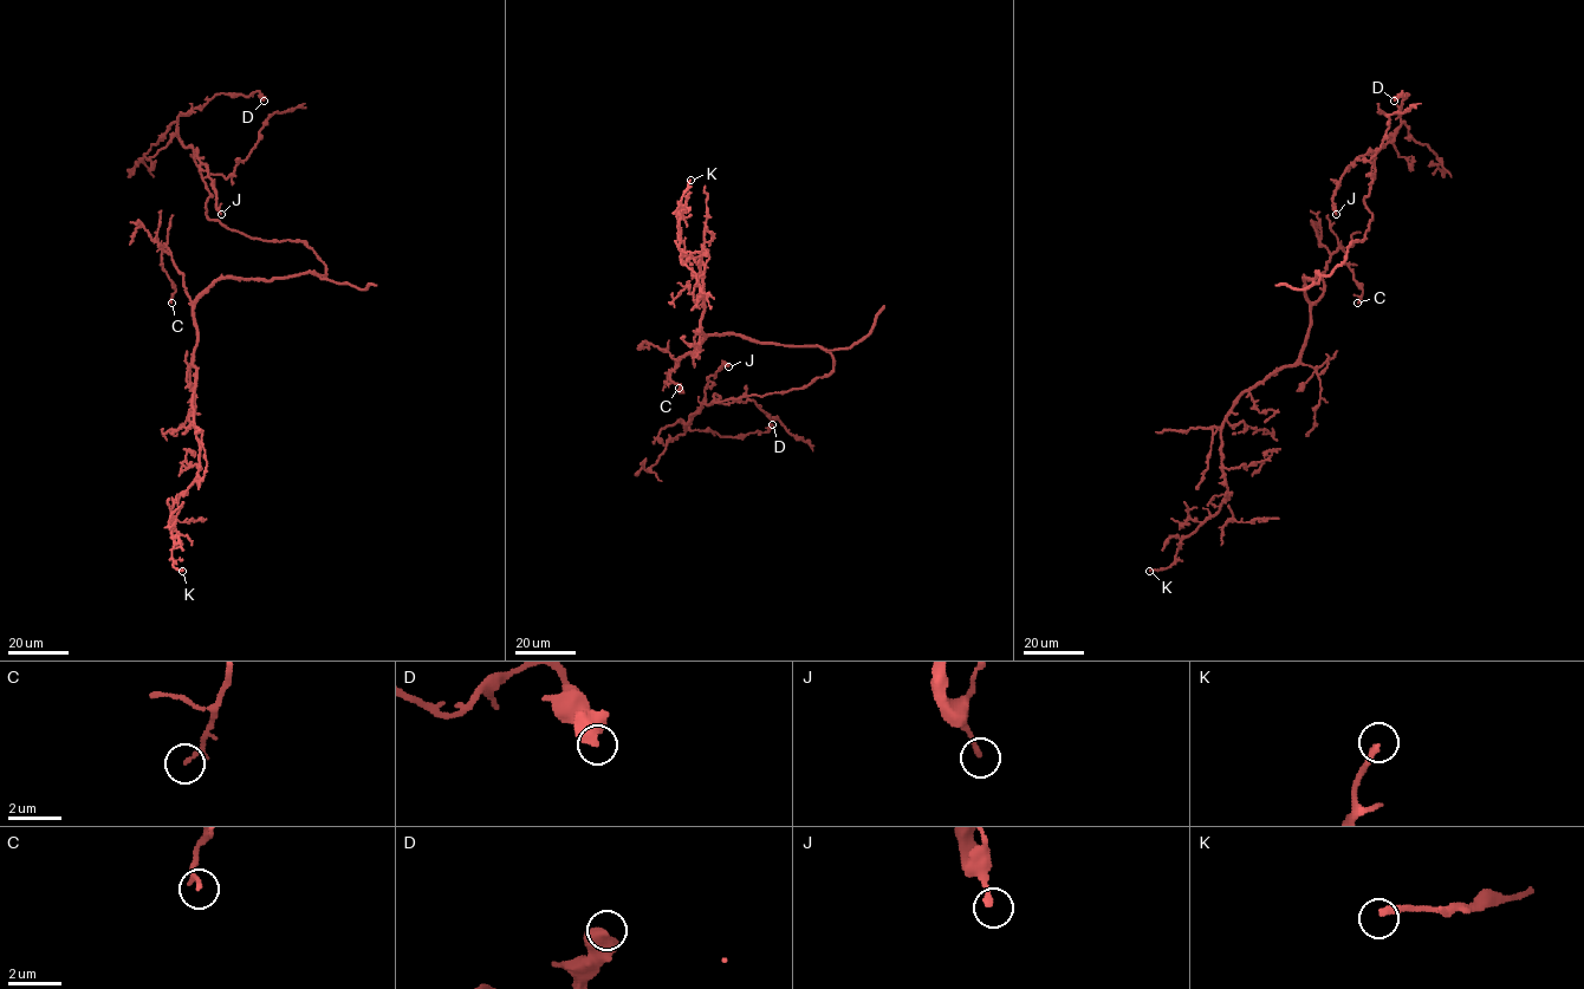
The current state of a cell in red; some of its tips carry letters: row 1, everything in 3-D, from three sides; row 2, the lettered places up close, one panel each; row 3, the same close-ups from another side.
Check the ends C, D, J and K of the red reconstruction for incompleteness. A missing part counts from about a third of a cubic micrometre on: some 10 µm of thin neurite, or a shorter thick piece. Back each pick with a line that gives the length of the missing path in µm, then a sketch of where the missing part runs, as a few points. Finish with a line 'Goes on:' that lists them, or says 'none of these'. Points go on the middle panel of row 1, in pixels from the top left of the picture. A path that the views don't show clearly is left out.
K: 30 µm
Goes on: K

